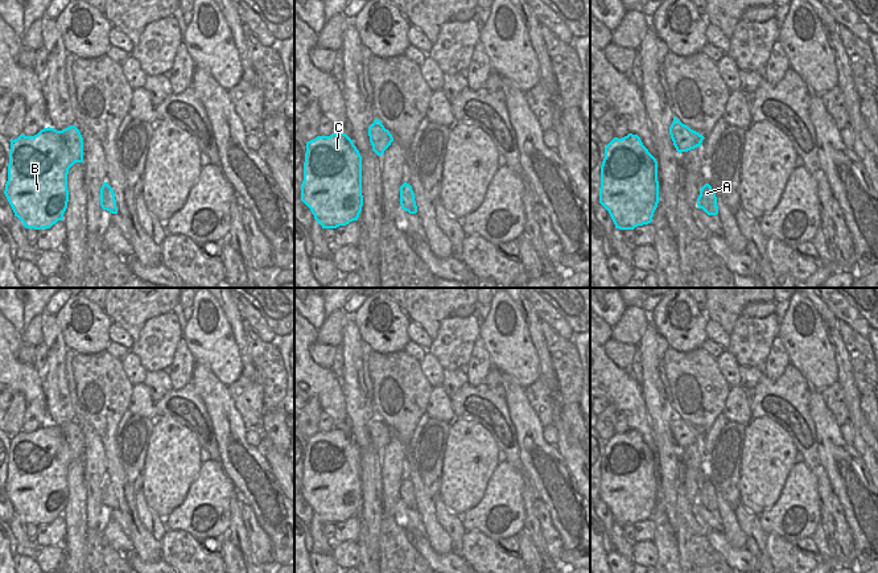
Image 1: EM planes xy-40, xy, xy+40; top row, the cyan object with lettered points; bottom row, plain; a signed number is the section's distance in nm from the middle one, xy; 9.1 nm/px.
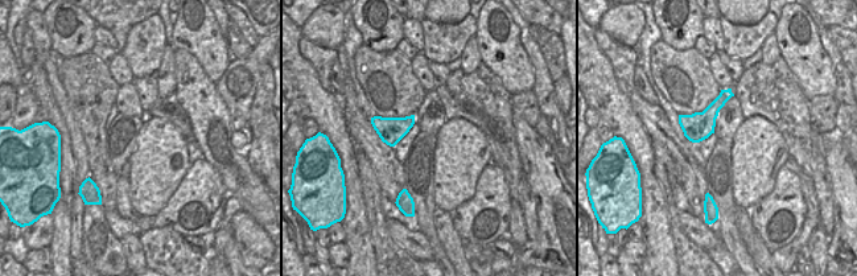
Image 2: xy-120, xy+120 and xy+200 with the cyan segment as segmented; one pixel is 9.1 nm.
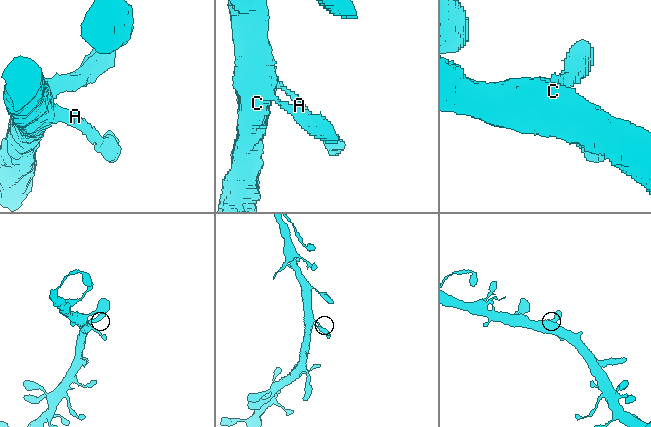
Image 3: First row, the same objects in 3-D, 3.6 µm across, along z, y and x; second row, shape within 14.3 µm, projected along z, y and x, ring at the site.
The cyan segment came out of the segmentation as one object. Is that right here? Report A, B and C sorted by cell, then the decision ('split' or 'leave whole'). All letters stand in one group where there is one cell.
A B C; leave whole

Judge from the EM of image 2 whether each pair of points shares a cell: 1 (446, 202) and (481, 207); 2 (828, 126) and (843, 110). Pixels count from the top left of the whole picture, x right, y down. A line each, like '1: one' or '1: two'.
1: two
2: two

